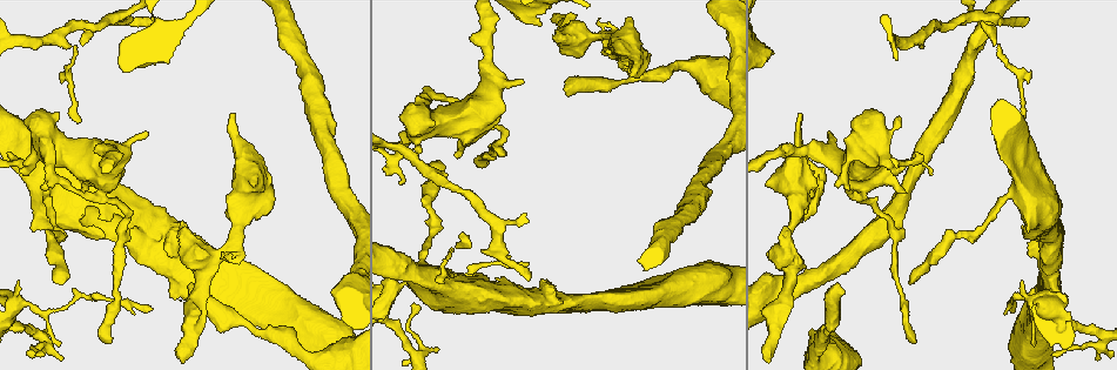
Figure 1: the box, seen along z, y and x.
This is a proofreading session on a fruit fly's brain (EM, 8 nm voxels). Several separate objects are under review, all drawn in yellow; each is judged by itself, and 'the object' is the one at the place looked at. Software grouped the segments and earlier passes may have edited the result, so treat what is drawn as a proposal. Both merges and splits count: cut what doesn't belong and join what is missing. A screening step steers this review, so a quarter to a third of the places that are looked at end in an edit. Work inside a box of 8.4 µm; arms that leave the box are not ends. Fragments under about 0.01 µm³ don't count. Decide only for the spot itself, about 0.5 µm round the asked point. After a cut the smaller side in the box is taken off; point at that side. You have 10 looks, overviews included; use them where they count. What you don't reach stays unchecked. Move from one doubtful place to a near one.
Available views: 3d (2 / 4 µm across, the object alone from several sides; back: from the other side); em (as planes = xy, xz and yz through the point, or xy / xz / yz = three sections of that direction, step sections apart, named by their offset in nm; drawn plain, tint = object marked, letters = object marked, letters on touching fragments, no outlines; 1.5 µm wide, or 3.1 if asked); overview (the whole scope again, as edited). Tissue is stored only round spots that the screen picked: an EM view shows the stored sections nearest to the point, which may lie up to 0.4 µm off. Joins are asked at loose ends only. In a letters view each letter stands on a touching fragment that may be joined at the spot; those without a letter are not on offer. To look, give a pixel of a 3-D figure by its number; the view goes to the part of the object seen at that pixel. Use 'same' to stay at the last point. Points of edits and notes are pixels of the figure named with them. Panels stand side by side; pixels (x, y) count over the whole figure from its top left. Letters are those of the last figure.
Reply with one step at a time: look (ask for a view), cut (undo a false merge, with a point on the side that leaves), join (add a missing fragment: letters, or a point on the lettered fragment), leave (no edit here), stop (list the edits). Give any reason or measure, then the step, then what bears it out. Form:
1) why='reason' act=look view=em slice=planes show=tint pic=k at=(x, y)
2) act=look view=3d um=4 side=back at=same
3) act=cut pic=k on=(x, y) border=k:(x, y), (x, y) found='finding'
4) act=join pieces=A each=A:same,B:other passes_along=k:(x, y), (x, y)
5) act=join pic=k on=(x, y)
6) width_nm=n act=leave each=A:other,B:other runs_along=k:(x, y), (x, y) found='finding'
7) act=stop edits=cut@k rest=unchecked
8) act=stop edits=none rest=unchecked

why='long arm stops here' act=look view=3d um=2 pic=1 at=(1014, 307)

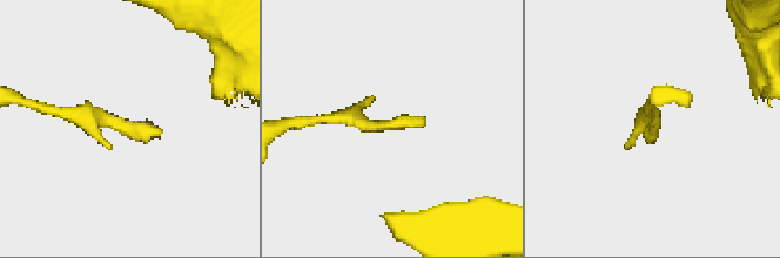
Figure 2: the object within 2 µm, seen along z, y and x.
act=look view=em slice=xz step=8 show=tint pic=2 at=(651, 133)

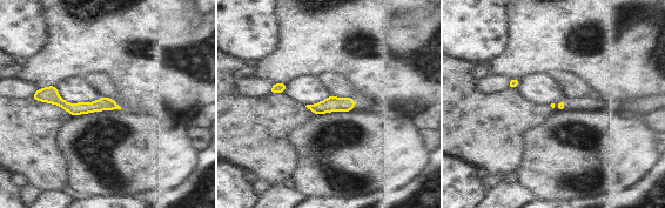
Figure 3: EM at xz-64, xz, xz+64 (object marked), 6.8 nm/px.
why='what lies round it' act=look view=em slice=xz step=8 show=letters at=same

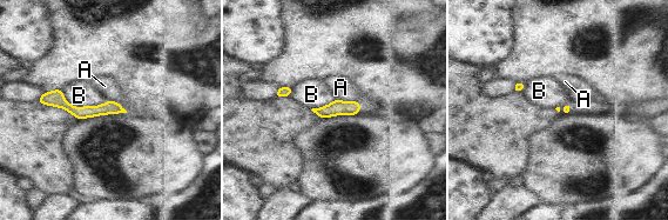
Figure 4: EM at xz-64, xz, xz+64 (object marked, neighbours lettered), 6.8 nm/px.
width_nm=70 act=leave each=A:other,B:other runs_along=4:(42, 99), (74, 111), (120, 110) found='none of them fits'

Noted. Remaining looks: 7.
why='an open end' act=look view=3d um=4 pic=1 at=(1034, 344)

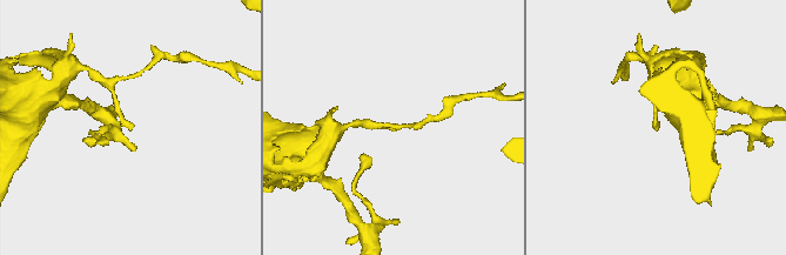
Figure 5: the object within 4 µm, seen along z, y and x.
act=look view=em slice=planes show=letters pic=5 at=(132, 126)

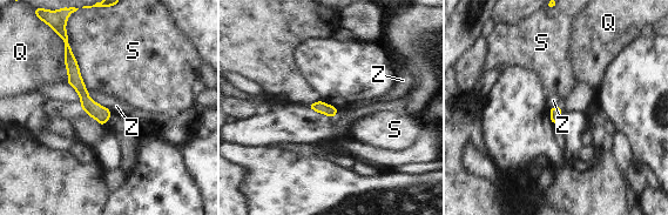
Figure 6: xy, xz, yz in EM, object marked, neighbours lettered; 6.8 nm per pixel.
act=leave each=Q:other,S:other,Z:other found='no lettered fragment goes on from it'

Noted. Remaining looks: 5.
why='free end' act=look view=em slice=planes show=letters pic=1 at=(32, 229)

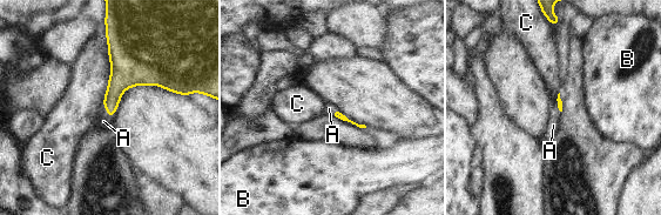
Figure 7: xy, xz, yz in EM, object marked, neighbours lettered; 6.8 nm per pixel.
act=join pieces=A each=A:same,B:other,C:other passes_along=7:(122, 78), (106, 109), (103, 121) found='it goes on there'

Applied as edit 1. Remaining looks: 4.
why='abrupt turn' act=look view=em slice=planes show=tint pic=1 at=(25, 169)

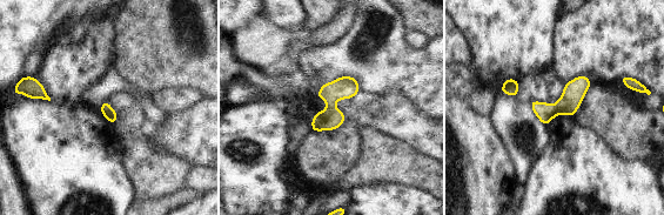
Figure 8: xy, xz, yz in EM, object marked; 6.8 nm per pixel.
act=look view=em slice=planes show=letters at=same

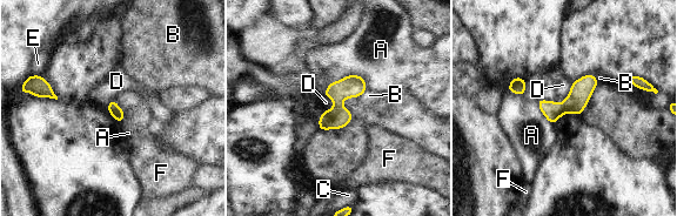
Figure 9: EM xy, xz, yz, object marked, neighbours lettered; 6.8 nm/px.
width_nm=80 act=cut pic=9 on=(581, 90) each=A:other,B:other,C:other,D:other,E:other,F:other border=9:(562, 103), (565, 112) found='a second neuron is stuck on'

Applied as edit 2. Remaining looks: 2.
act=stop edits=join@7,cut@9 rest=unchecked

